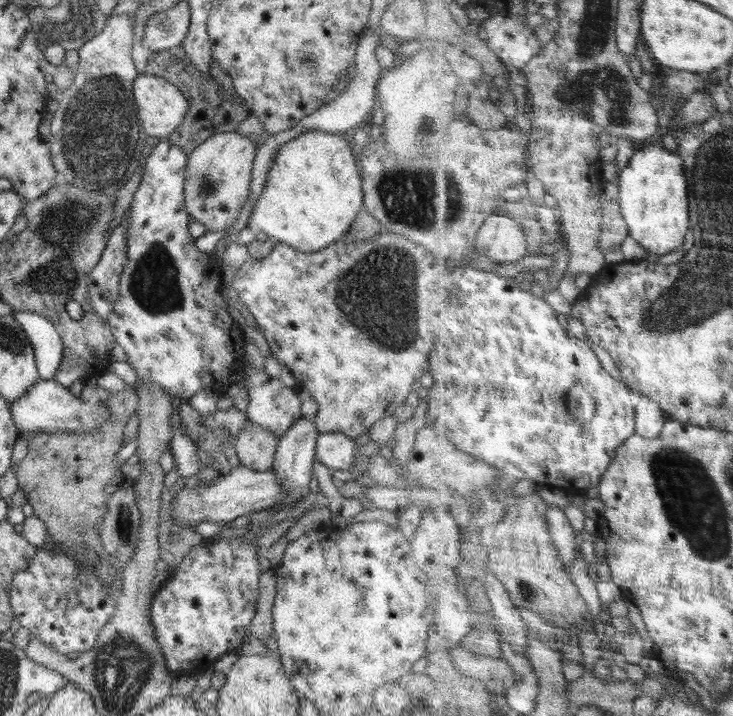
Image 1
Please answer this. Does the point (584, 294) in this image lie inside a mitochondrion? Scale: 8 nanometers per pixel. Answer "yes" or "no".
no

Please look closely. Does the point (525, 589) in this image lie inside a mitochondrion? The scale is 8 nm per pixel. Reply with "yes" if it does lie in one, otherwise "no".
yes

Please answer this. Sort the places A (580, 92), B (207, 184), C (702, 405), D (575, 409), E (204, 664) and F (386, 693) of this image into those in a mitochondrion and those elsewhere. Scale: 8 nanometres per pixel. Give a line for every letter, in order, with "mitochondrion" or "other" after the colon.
A: mitochondrion
B: mitochondrion
C: other
D: mitochondrion
E: other
F: other

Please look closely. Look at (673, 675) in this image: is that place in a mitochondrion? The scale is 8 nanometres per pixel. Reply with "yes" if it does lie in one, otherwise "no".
no

